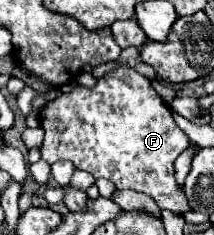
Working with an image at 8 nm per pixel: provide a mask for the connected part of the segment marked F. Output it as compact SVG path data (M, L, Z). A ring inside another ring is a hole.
M115 68L97 80L93 88L75 86L69 94L59 94L45 104L45 114L39 114L41 128L45 130L45 142L41 146L41 158L49 164L57 160L69 160L75 168L93 174L95 178L107 178L117 190L135 190L151 196L161 210L175 214L189 212L185 194L177 188L173 176L173 162L191 144L187 134L175 124L169 108L153 90L149 80L133 68Z

